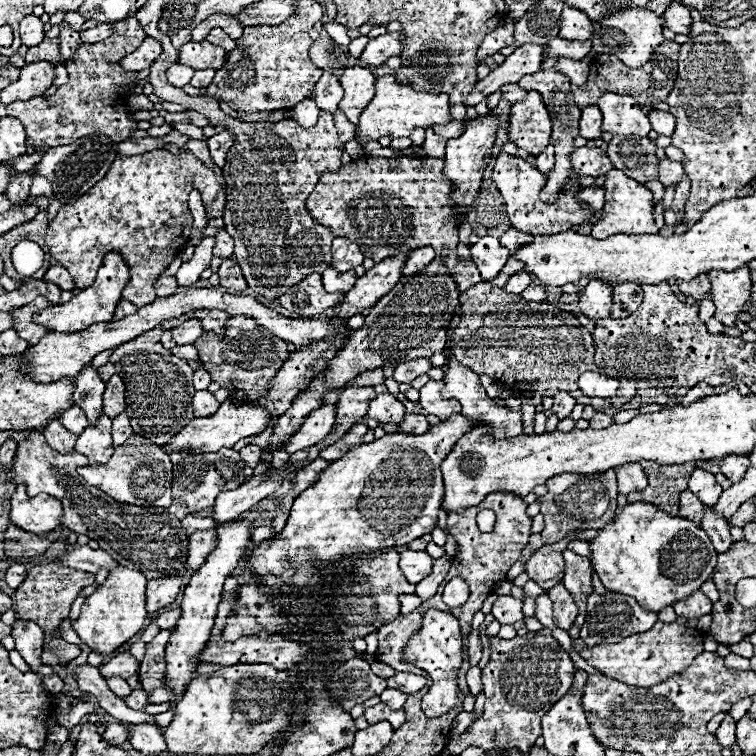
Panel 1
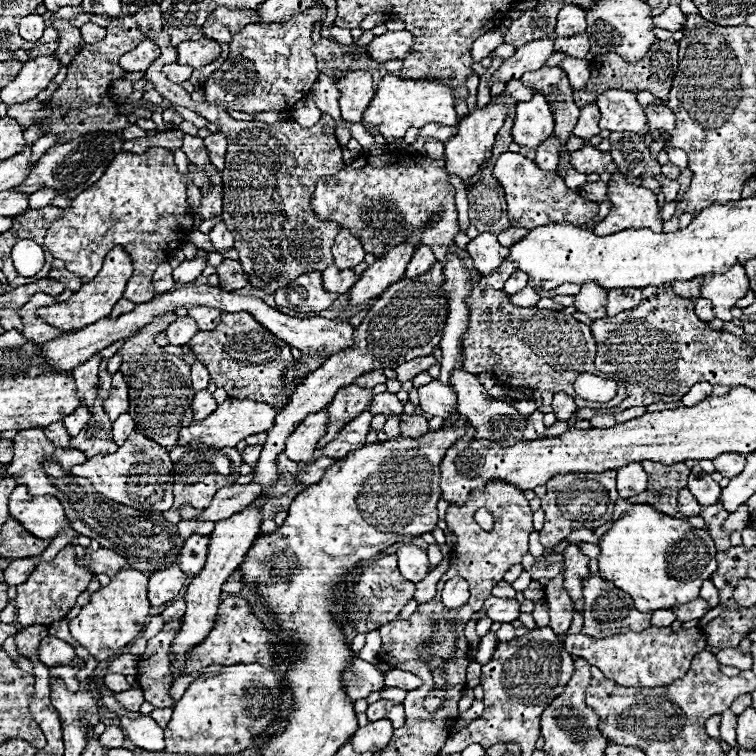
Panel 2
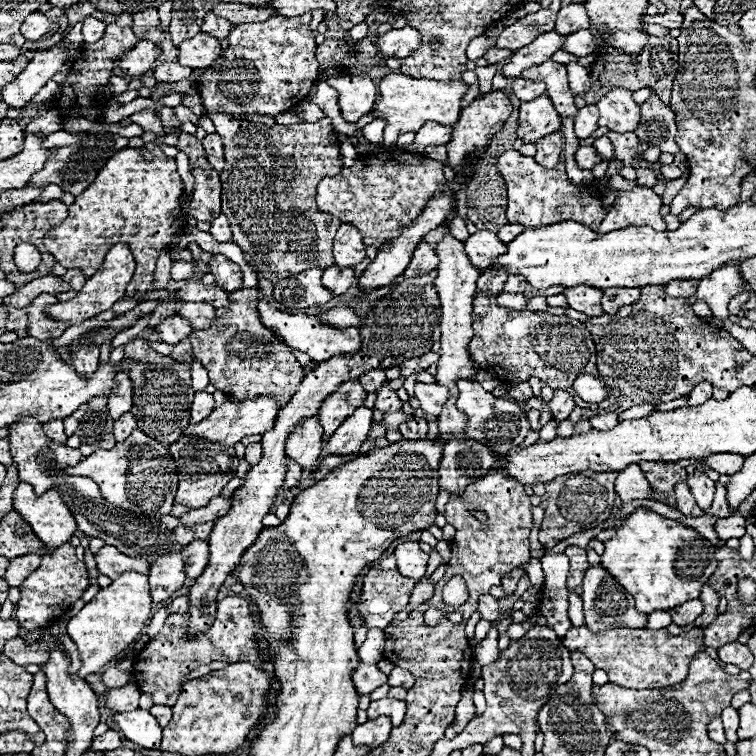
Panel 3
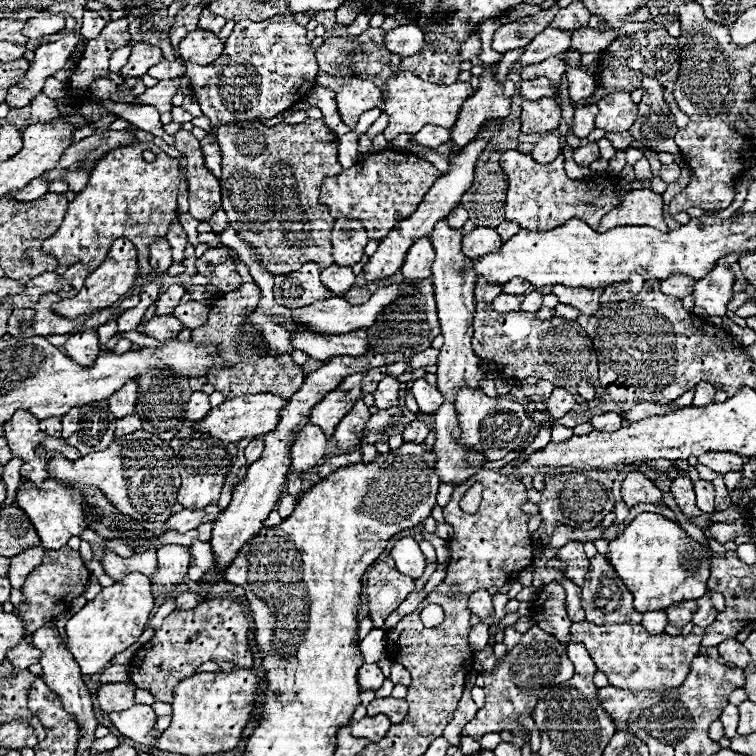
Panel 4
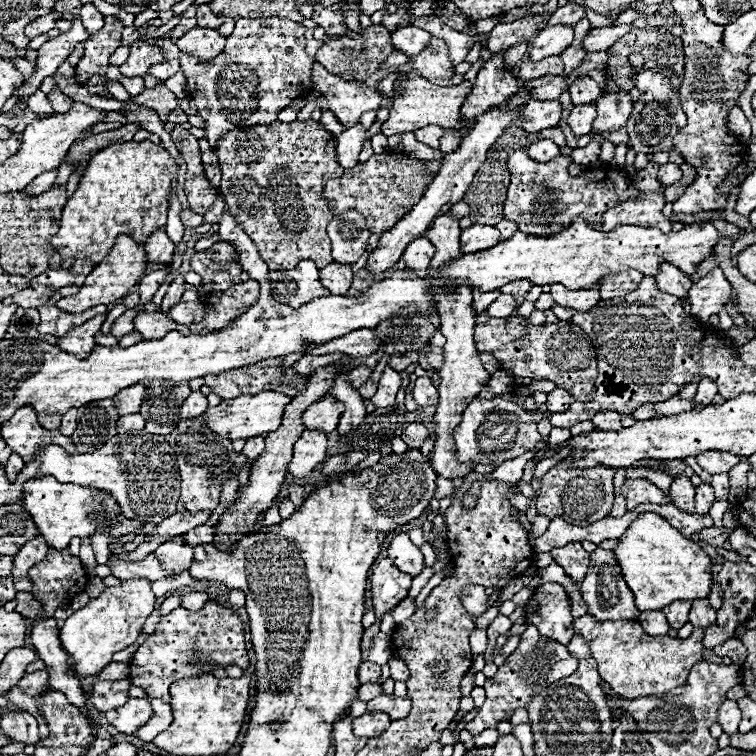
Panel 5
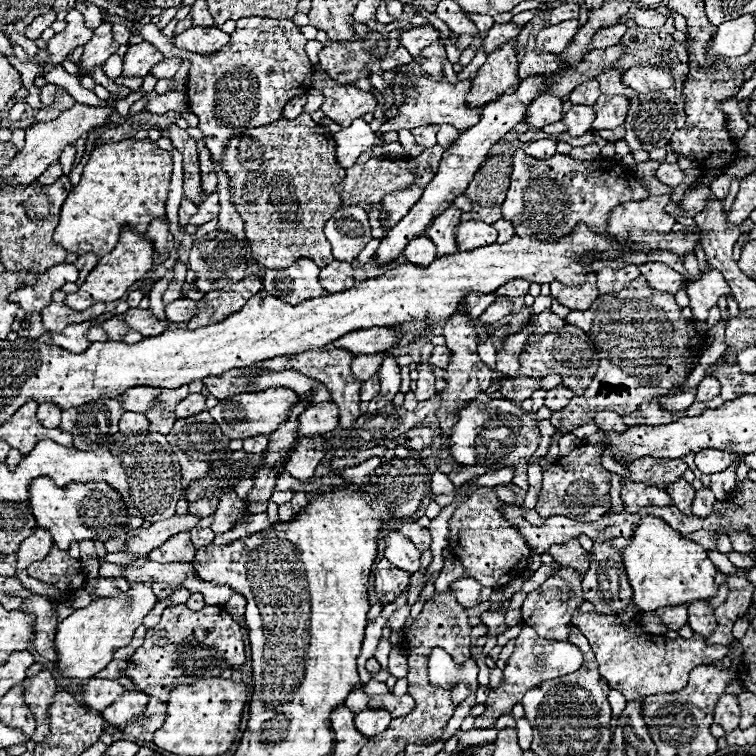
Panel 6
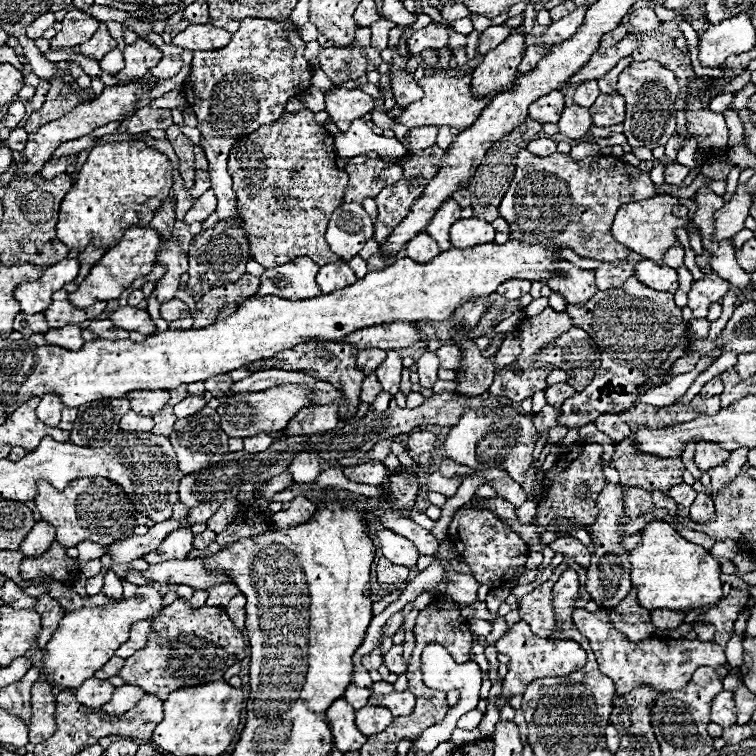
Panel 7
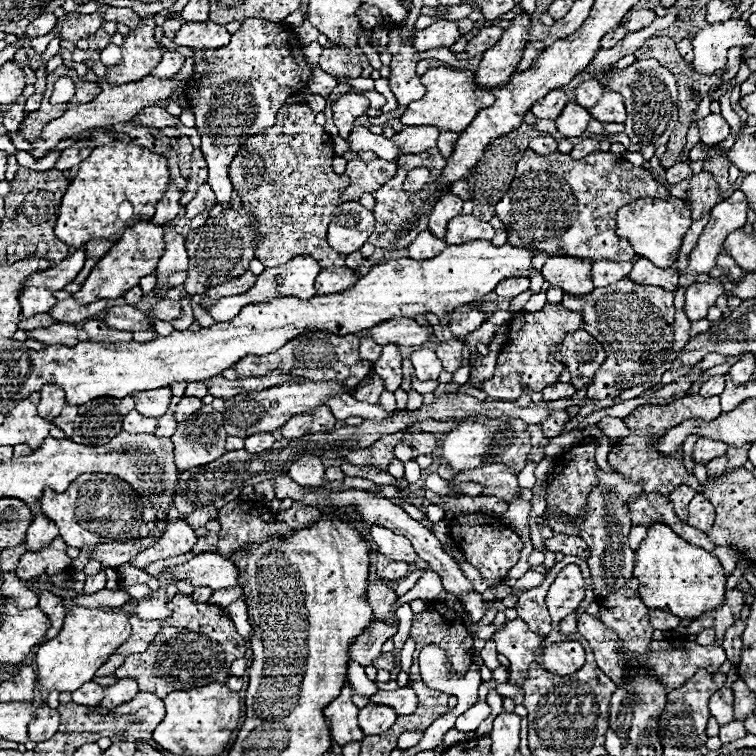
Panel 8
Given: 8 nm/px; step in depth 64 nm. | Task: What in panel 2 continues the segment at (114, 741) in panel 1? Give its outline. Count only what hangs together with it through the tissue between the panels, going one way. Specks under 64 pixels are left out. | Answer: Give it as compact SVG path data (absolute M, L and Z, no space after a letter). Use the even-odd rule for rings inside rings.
M108 726L104 734L100 734L100 742L106 748L120 748L124 742L124 730L120 730L120 726Z

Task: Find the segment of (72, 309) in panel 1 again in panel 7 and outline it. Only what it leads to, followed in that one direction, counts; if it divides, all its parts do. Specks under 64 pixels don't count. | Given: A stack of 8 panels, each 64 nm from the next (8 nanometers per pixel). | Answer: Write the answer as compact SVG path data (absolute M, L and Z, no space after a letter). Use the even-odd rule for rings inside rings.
M132 226L124 232L122 240L108 250L98 264L90 270L90 274L86 276L86 280L78 286L78 290L74 294L68 294L68 300L76 306L76 308L88 308L92 306L96 300L116 300L120 298L120 294L136 280L142 278L146 274L152 272L152 266L156 262L156 254L160 250L160 242L162 238L156 234L156 230L150 228L138 228Z

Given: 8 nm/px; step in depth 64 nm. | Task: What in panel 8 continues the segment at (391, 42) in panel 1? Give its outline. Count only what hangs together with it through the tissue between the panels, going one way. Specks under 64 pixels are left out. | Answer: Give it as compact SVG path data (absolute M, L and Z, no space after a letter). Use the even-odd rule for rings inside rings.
M440 20L440 22L434 22L434 24L430 24L428 28L416 32L414 38L412 38L412 46L414 46L418 52L432 50L432 48L448 48L448 46L452 46L460 36L462 36L462 34L458 32L456 22Z

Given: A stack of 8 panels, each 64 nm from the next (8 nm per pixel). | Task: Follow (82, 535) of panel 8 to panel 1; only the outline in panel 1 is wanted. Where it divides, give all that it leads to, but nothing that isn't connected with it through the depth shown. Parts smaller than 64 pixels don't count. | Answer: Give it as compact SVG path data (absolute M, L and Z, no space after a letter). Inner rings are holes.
M24 484L16 486L16 492L12 494L12 512L10 512L10 520L16 526L20 526L26 532L46 534L60 526L60 516L62 516L60 500L48 494L28 498L26 486Z

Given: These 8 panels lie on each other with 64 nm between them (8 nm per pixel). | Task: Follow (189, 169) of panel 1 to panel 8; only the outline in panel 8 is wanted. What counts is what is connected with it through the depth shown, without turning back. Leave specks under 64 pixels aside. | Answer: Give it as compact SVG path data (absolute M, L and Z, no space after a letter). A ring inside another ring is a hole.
M110 142L96 146L90 156L80 164L74 180L70 182L56 222L56 236L74 248L84 246L90 240L122 238L122 232L136 222L148 222L154 216L154 208L168 190L170 174L162 154L156 154L134 142Z

